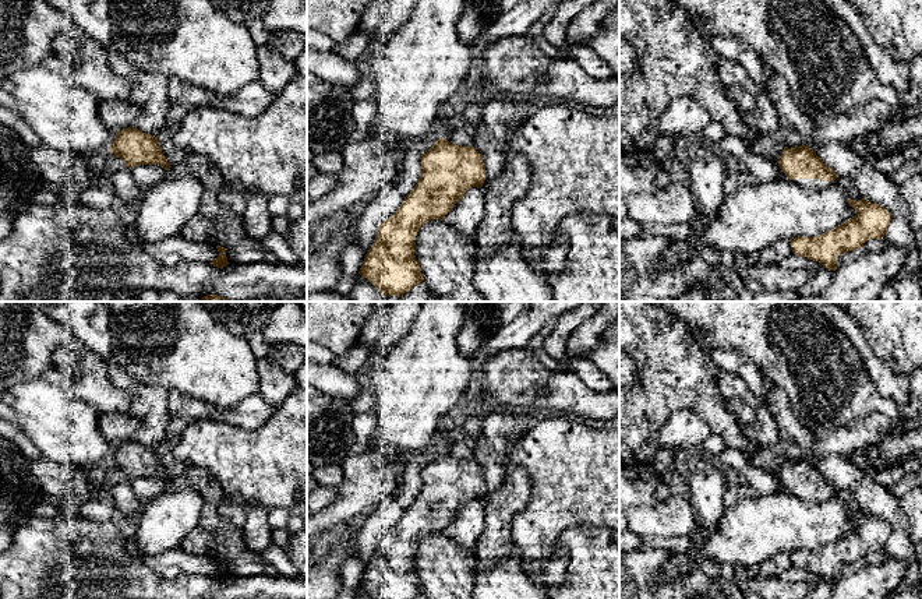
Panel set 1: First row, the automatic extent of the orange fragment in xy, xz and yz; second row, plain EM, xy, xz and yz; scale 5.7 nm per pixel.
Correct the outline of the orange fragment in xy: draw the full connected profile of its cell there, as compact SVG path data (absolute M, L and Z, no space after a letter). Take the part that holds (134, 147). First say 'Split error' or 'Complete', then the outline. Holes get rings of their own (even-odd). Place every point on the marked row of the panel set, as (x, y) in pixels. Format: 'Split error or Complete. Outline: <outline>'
Complete. Outline: M134 126L117 131L109 151L123 159L128 169L137 165L160 165L165 170L172 168L162 152L158 138L142 133Z

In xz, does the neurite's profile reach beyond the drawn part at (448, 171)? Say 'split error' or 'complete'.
complete

